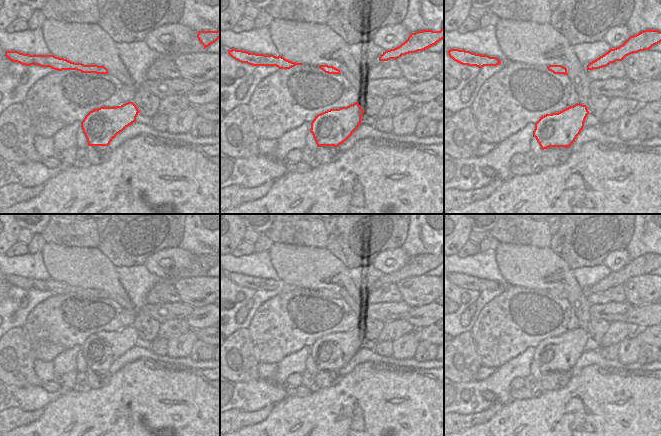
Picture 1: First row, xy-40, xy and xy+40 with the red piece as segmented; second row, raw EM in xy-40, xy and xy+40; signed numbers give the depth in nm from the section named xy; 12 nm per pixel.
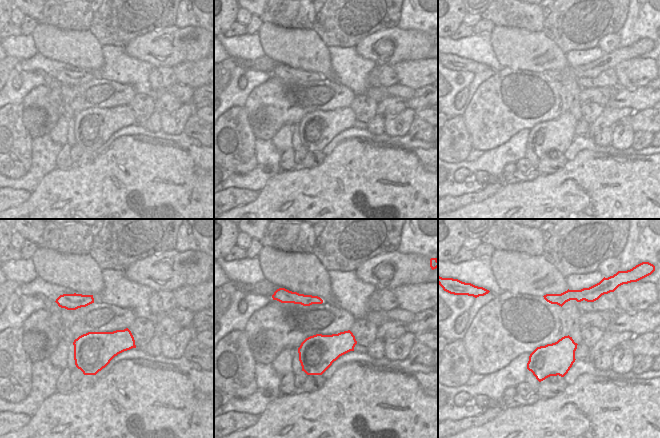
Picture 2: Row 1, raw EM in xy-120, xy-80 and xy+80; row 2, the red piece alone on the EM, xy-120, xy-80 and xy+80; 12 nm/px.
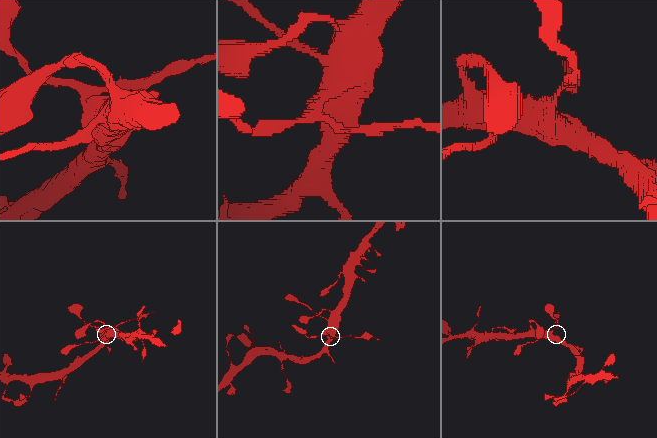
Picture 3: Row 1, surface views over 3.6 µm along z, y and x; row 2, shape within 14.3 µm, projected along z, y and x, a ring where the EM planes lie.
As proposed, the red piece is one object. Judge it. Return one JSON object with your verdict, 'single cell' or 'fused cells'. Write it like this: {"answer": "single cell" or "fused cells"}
{"answer": "fused cells"}

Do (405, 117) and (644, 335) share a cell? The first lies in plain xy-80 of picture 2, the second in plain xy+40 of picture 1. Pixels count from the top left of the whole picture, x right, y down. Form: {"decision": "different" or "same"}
{"decision": "different"}

